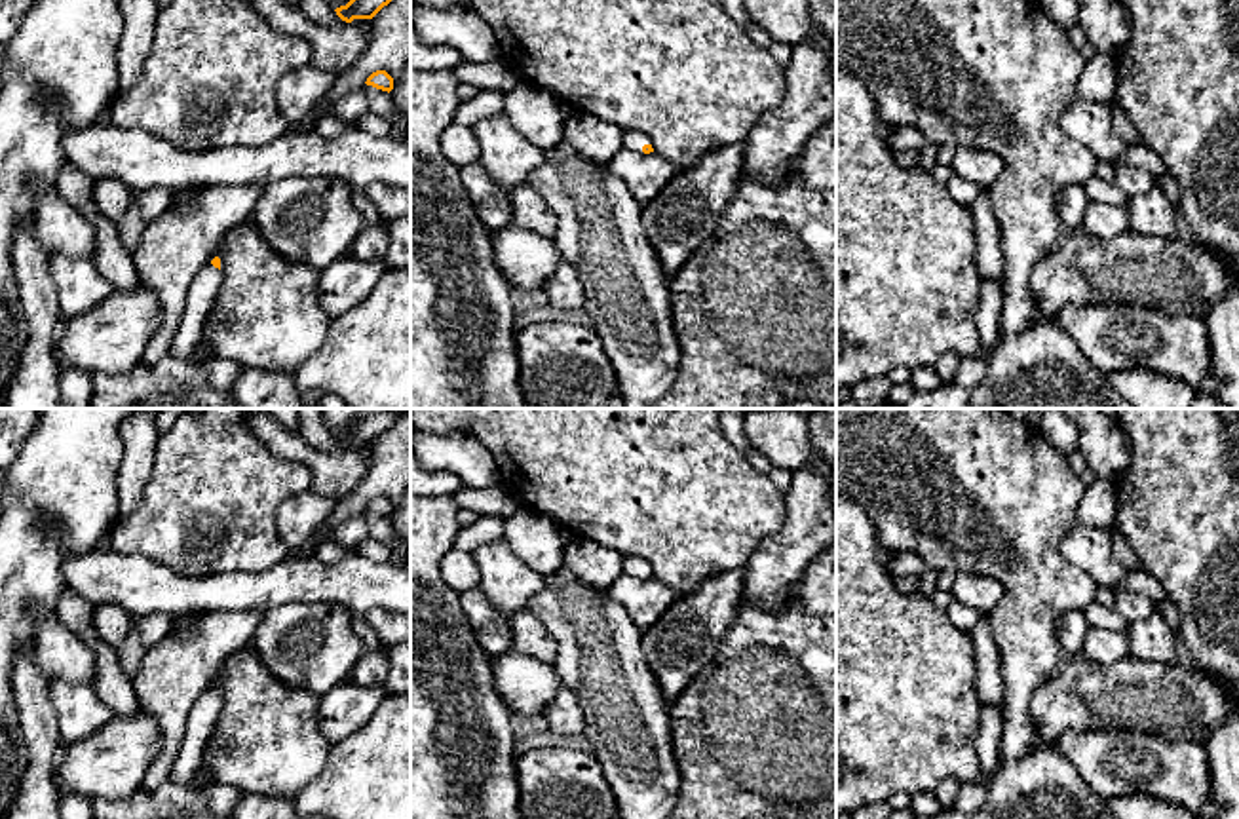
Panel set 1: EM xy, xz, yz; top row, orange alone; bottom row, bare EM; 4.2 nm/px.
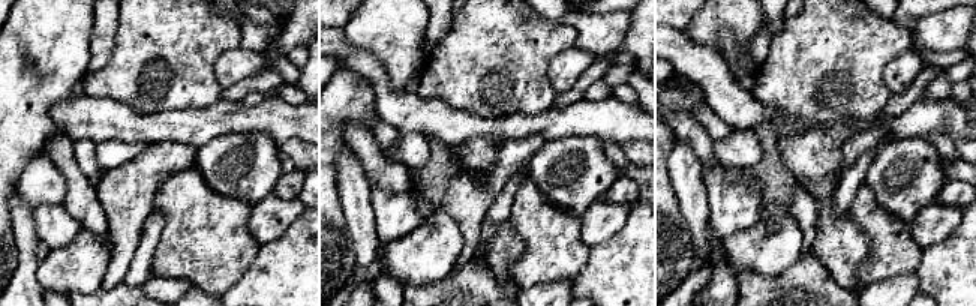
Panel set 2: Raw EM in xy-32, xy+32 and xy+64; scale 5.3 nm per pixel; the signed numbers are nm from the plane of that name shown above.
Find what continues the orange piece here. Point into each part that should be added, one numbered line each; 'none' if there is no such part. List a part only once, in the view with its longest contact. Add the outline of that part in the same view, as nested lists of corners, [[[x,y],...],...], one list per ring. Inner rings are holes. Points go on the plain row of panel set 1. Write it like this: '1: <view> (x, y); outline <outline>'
1: xz (633, 565); outline [[[635,555],[623,557],[623,574],[633,576],[633,578],[642,578],[644,570],[652,570],[644,559],[635,557]]]

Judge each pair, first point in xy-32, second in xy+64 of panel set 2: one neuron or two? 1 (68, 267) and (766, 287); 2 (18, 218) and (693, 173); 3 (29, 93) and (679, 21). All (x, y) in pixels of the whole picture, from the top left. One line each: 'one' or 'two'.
1: two
2: one
3: two

